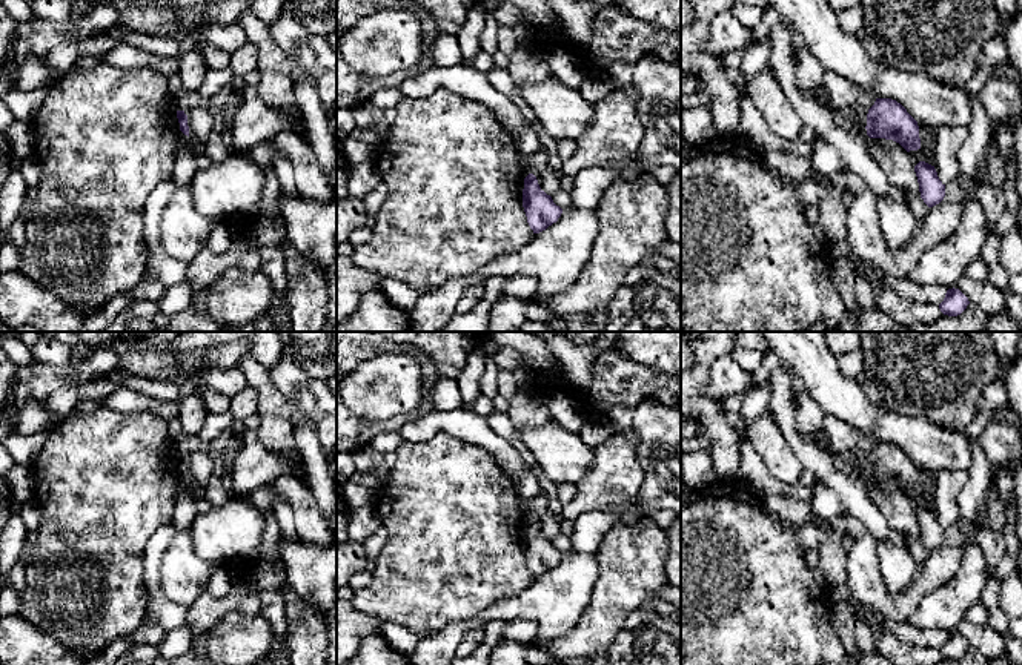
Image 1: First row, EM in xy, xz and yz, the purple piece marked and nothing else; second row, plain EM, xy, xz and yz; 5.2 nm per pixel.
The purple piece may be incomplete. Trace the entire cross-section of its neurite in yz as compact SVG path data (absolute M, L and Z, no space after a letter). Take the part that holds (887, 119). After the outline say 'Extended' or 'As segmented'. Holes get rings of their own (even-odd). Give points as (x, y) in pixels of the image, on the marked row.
M876 98L867 114L867 135L899 143L907 152L921 149L917 121L891 98Z. As segmented

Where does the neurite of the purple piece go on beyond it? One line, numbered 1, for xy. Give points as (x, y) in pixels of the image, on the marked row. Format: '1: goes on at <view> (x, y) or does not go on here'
1: does not go on here

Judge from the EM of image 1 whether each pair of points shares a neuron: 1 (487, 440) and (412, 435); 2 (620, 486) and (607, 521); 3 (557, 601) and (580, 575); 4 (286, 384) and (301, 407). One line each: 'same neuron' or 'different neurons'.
1: same neuron
2: different neurons
3: same neuron
4: same neuron

